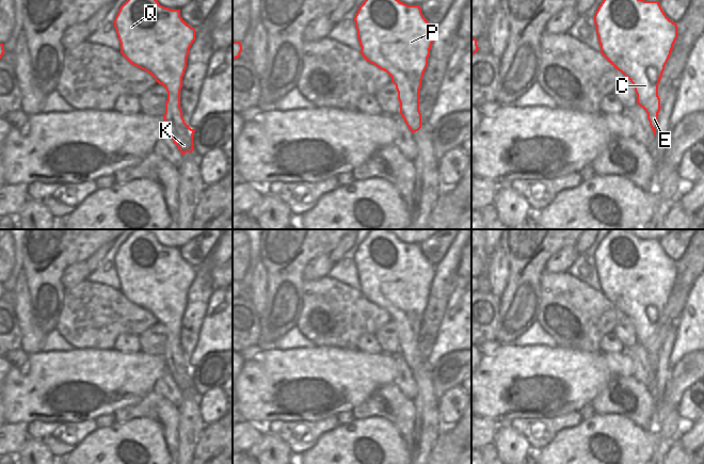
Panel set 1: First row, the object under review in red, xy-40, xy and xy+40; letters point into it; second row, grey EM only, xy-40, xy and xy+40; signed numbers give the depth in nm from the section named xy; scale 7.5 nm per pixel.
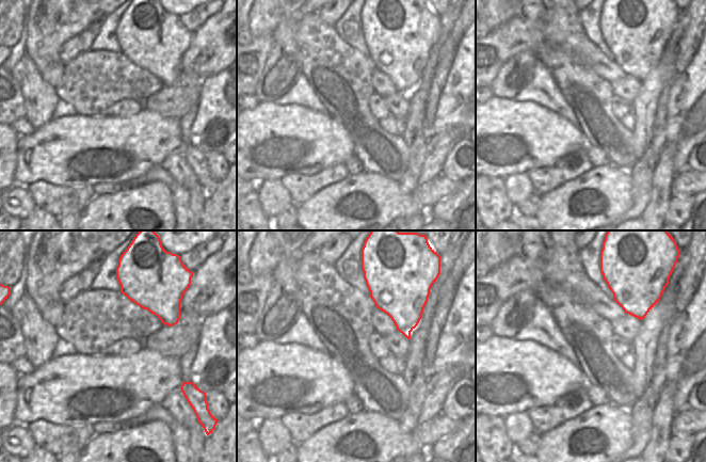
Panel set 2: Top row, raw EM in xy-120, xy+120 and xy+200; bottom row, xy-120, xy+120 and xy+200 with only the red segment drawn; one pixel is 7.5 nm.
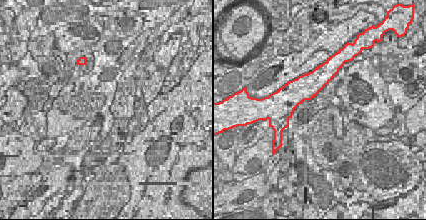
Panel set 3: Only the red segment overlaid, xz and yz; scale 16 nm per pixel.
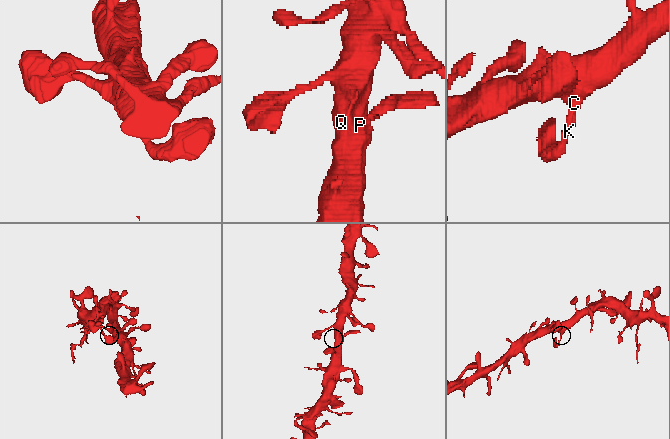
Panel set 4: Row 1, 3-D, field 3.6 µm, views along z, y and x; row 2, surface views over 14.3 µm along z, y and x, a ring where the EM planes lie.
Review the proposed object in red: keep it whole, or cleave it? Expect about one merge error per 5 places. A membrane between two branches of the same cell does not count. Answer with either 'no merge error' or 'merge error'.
no merge error

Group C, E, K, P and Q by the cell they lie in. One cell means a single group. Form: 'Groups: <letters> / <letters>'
Groups: C E K P Q.

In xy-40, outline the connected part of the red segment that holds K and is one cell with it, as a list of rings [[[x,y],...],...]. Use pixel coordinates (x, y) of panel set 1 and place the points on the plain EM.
[[[135,229],[121,245],[114,267],[121,282],[121,292],[132,304],[147,310],[167,331],[163,358],[174,382],[182,393],[193,390],[193,373],[185,362],[180,348],[180,329],[187,307],[189,288],[195,279],[195,268],[181,256],[180,249],[171,249],[159,243],[146,229]]]

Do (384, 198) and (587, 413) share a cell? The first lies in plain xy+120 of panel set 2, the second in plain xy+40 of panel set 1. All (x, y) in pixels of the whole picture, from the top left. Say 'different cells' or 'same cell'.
different cells

